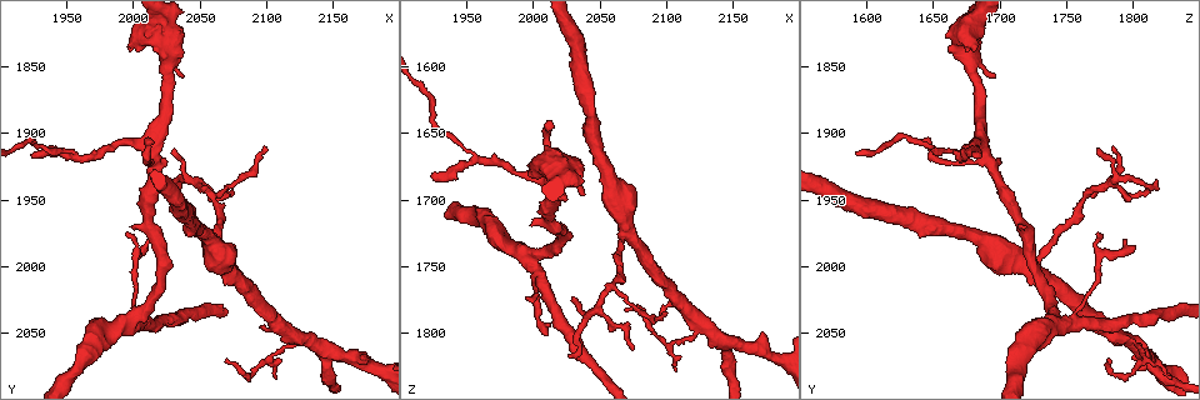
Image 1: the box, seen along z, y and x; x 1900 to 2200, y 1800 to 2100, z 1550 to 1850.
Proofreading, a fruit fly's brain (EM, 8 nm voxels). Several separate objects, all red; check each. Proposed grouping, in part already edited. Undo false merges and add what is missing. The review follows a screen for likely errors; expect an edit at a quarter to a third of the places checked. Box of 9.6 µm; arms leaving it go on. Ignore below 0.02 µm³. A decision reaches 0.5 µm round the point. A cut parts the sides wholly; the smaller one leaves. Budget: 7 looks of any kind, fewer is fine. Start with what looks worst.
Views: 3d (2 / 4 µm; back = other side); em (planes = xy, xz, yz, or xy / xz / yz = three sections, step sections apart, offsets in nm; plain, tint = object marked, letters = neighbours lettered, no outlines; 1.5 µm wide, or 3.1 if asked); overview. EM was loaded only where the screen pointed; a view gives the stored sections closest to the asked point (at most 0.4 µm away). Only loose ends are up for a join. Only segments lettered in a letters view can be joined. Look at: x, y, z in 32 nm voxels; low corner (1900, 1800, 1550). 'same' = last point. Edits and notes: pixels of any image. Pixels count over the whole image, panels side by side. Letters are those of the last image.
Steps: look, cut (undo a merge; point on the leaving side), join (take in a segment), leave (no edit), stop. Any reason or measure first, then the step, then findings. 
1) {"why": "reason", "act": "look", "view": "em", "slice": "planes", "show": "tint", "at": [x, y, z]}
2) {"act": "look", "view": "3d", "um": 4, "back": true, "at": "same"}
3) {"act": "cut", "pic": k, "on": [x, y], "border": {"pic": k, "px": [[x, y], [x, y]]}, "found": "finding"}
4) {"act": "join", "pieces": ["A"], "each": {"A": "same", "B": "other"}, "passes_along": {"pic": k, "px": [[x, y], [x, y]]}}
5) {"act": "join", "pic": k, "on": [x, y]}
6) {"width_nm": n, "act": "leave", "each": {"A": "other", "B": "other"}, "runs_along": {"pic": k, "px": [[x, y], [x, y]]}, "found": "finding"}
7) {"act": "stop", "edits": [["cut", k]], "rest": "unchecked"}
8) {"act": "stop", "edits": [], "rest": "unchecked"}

{"why": "thin end", "act": "look", "view": "3d", "um": 2, "at": [2070, 2072, 1782]}

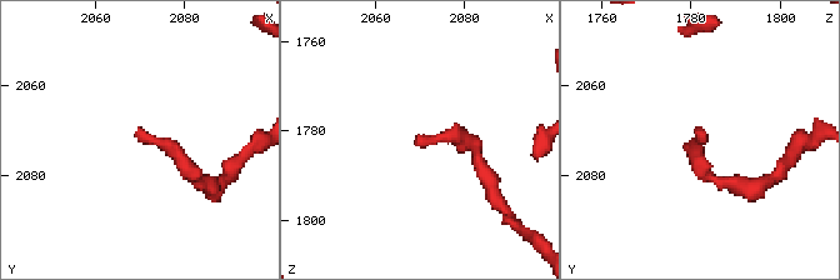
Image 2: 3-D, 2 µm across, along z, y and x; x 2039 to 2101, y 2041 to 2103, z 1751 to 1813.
{"why": "now the EM", "act": "look", "view": "em", "slice": "planes", "show": "letters", "at": [2069, 2071, 1783]}

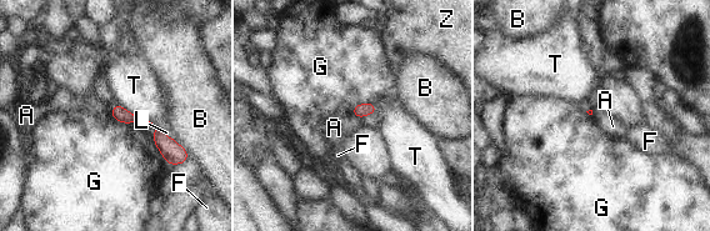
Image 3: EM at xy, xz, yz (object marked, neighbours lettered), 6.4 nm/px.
{"act": "leave", "each": {"A": "other", "B": "other", "F": "other", "G": "other", "L": "other", "T": "other", "Z": "other"}, "border": {"pic": 3, "px": [[353, 113], [360, 119]]}, "found": "no lettered segment goes on from it"}

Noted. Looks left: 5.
{"why": "arms part here", "act": "look", "view": "3d", "um": 4, "at": [2128, 2056, 1792]}

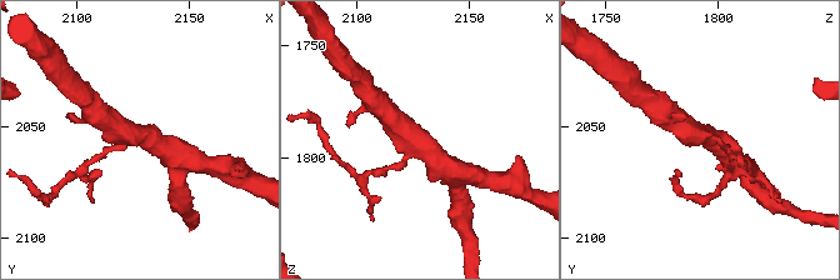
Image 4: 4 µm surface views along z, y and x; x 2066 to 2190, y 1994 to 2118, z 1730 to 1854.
{"arms": 3, "act": "look", "view": "em", "slice": "planes", "show": "tint", "at": [2127, 2055, 1793]}

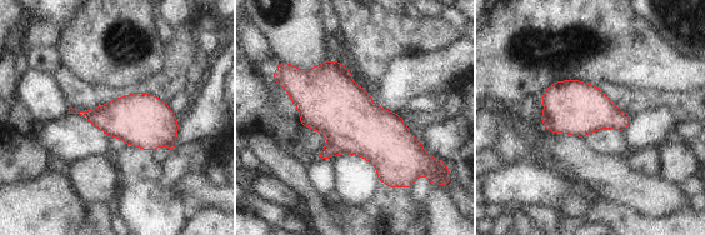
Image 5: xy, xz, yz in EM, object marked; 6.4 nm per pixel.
{"act": "look", "view": "em", "slice": "planes", "show": "letters", "at": "same"}

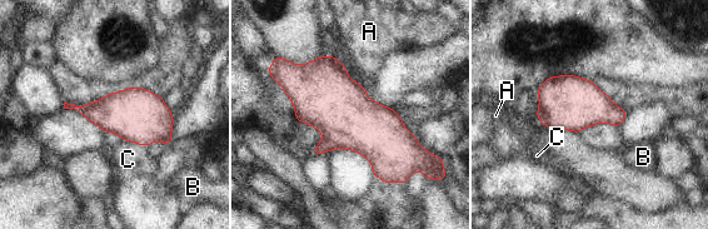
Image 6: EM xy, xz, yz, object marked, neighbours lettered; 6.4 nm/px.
{"width_nm": 280, "act": "leave", "each": {"A": "other", "B": "other", "C": "other"}, "border": {"pic": 6, "px": [[121, 139], [139, 143], [145, 148]]}, "found": "continuous, no second neuron"}

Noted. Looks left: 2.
{"act": "look", "view": "em", "slice": "planes", "show": "letters", "at": [1994, 1974, 1774]}

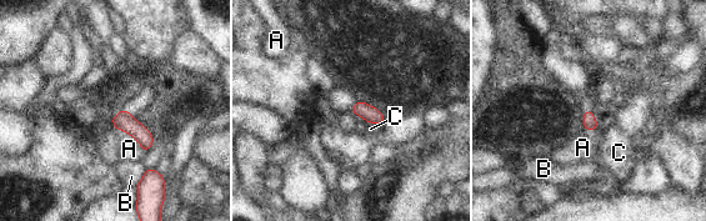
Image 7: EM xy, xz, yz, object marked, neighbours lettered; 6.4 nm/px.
{"width_nm": 90, "act": "leave", "each": {"A": "other", "B": "other", "C": "other"}, "border": {"pic": 7, "px": [[116, 129], [129, 132], [146, 151]]}, "found": "no lettered segment goes on from it"}

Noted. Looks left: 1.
{"act": "stop", "edits": [], "rest": "unchecked"}

